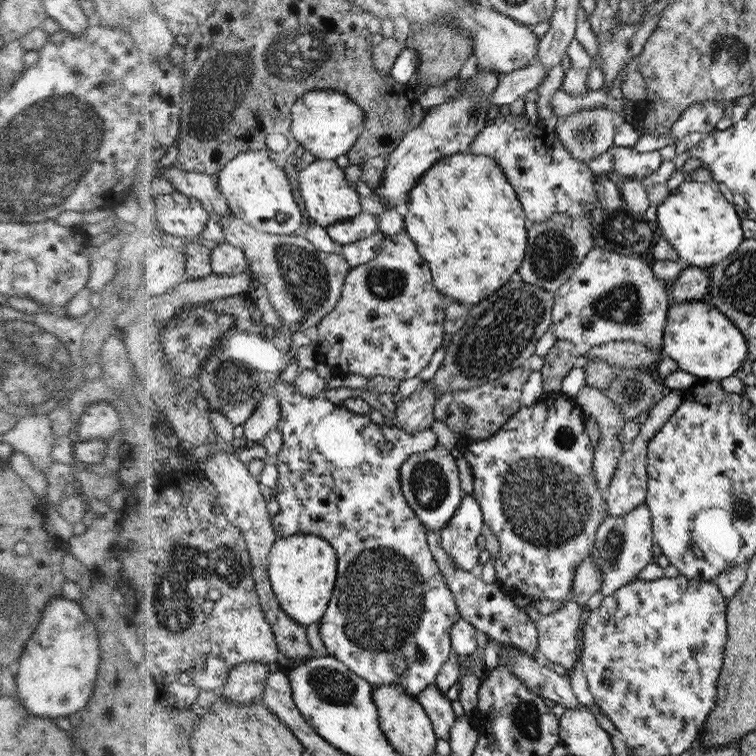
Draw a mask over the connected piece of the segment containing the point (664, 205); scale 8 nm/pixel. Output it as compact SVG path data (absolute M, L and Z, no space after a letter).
M683 181L677 190L670 192L657 207L657 219L652 225L656 234L674 247L679 258L689 266L704 268L715 265L730 256L742 245L742 242L745 242L742 222L740 222L736 208L724 198L724 194L720 194L718 190L712 188L713 184L713 182Z

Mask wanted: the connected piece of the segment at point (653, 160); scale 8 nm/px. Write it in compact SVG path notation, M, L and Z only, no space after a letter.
M612 147L613 170L627 179L649 178L663 163L659 150L637 152L626 147Z

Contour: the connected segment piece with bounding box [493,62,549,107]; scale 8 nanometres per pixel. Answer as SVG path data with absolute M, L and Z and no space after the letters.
M533 62L520 70L502 73L500 84L494 90L493 106L510 105L520 96L538 88L548 71L542 63Z

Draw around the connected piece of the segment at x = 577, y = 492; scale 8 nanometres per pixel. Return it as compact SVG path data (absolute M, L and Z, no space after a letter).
M548 392L548 394L543 394L531 406L522 405L509 419L509 422L506 422L506 425L502 426L502 429L498 430L498 433L494 434L494 436L464 445L461 449L463 458L468 462L474 478L473 493L471 495L477 499L477 502L482 506L482 510L486 510L486 525L500 542L500 553L498 553L496 564L494 564L496 583L506 594L527 596L533 601L542 597L546 600L570 602L571 580L574 579L576 567L585 558L589 558L590 551L594 549L594 537L597 536L598 526L602 524L602 497L604 496L598 492L598 480L592 474L594 448L592 448L590 438L586 434L586 428L582 424L580 408L574 399L570 400L570 398L562 396L562 392Z

